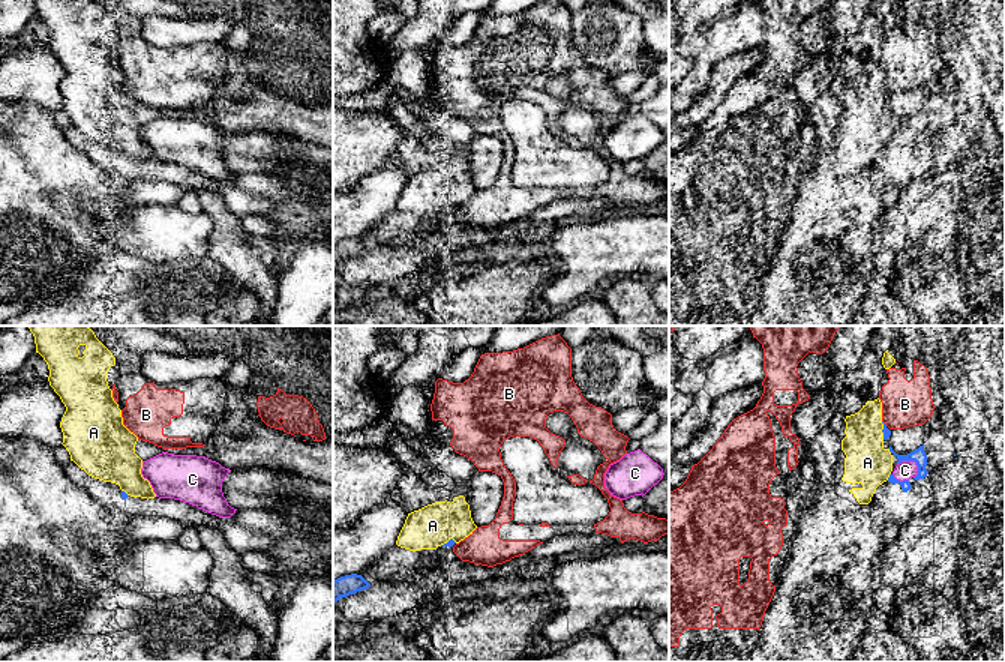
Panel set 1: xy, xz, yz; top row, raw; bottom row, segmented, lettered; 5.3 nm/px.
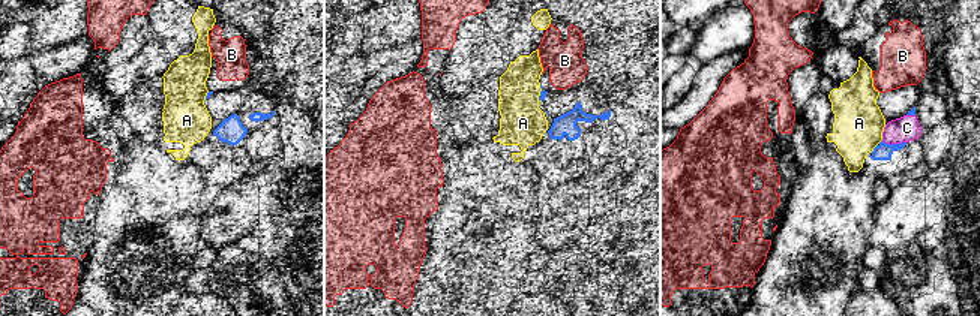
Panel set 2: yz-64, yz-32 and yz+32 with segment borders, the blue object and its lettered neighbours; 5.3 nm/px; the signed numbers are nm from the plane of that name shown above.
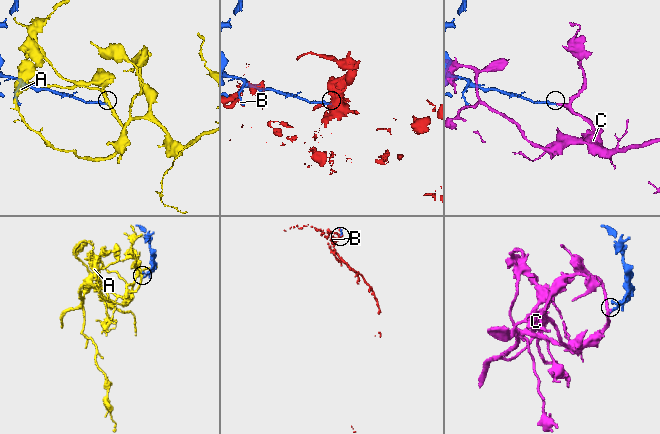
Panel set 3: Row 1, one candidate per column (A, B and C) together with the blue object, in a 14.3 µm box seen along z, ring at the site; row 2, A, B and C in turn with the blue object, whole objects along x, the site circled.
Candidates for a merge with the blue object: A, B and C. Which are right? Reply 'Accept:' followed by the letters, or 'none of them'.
Accept: C

